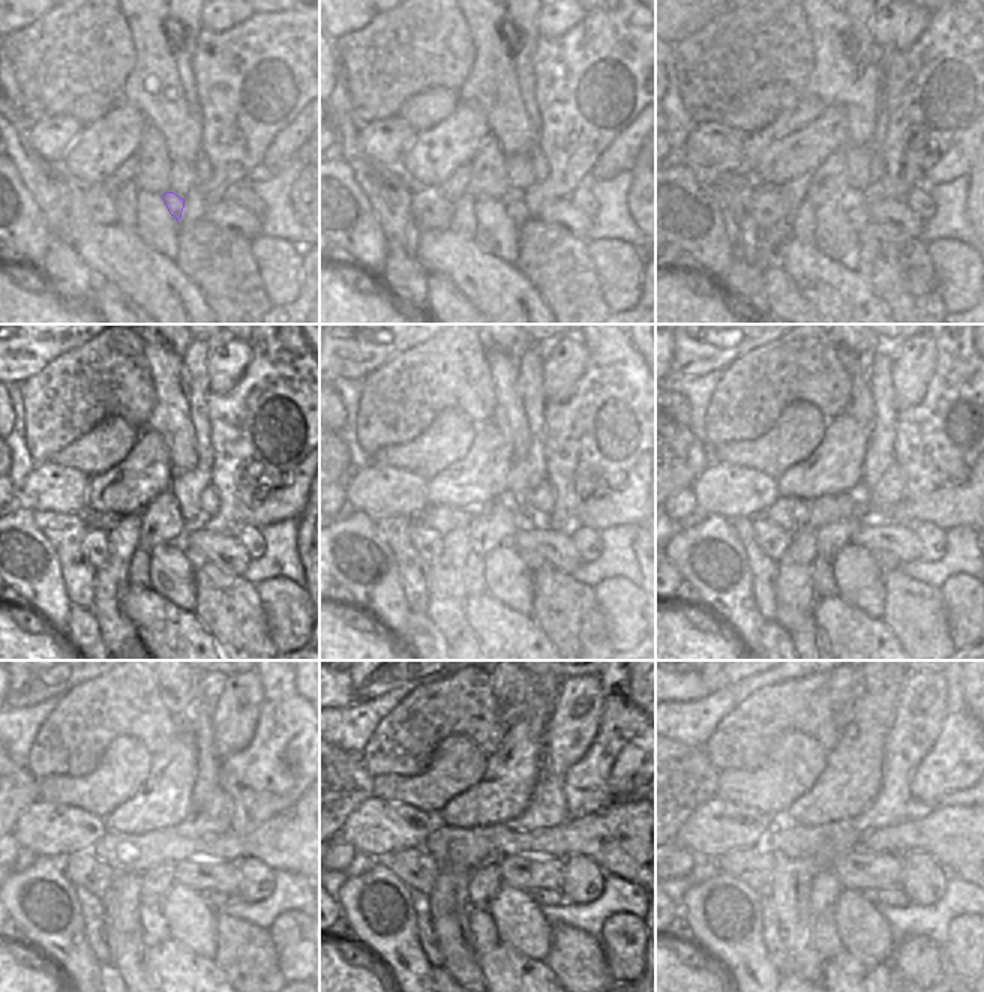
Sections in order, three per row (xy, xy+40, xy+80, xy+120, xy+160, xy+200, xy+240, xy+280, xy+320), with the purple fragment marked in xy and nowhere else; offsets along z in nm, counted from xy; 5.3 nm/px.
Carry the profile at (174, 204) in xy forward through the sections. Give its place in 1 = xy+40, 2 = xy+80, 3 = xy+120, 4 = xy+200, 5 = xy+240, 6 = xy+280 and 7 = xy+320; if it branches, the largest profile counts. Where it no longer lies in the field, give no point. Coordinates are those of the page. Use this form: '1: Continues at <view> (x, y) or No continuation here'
1: Continues at xy+40 (516, 210)
2: Continues at xy+80 (854, 204)
3: Continues at xy+120 (197, 560)
4: Continues at xy+200 (884, 560)
5: Continues at xy+240 (215, 899)
6: Continues at xy+280 (542, 896)
7: Continues at xy+320 (887, 896)

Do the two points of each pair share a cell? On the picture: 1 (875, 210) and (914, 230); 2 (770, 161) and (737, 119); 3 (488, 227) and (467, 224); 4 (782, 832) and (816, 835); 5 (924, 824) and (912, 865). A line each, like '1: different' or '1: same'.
1: same
2: different
3: different
4: same
5: different

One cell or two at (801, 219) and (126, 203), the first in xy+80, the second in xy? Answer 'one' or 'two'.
one

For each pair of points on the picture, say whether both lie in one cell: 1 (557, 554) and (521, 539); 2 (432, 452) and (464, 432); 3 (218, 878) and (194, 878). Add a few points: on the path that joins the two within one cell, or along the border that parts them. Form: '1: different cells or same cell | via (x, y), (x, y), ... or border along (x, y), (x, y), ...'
1: same cell | via (548, 547), (540, 539), (530, 539)
2: same cell | via (440, 446), (456, 432)
3: same cell | via (212, 878), (200, 878)

